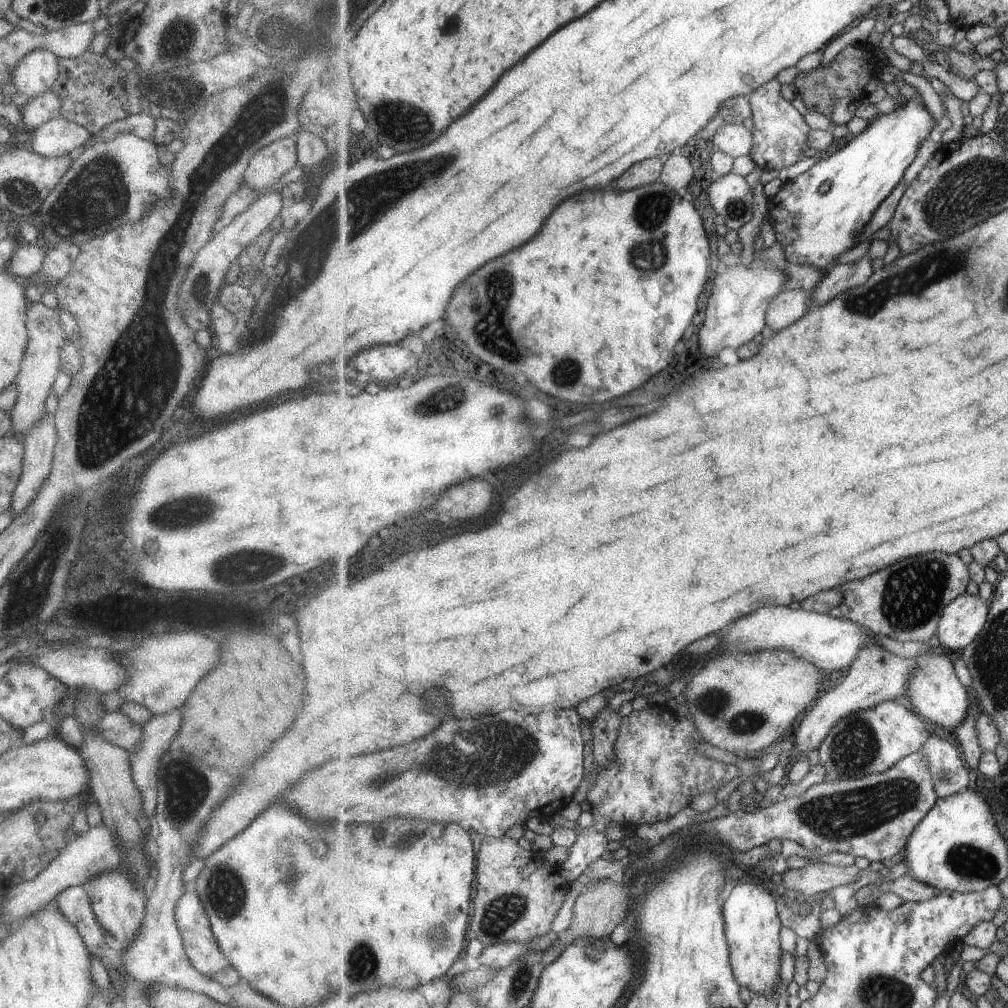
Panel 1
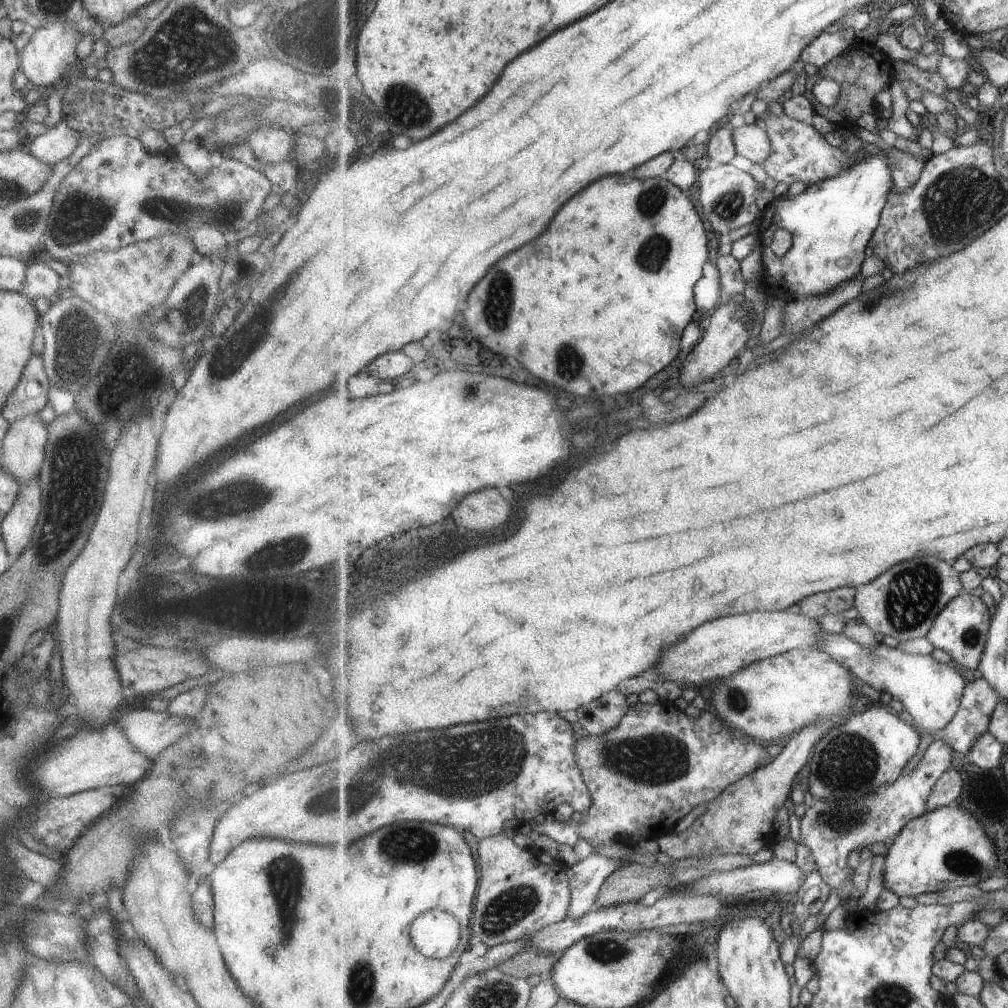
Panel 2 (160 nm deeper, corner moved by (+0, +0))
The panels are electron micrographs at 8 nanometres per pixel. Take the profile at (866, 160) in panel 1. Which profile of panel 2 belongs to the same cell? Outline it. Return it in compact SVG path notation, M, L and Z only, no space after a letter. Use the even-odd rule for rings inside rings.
M871 156L859 161L847 171L836 177L824 180L822 183L808 185L806 190L797 196L785 194L773 199L760 215L759 223L762 226L759 232L762 252L762 279L769 288L762 289L763 296L774 298L795 298L829 295L847 281L861 280L861 266L865 262L865 250L870 247L871 238L882 222L882 212L886 207L890 192L893 190L894 180L888 158ZM777 227L785 228L792 234L792 245L782 256L771 252L771 240L777 232Z

